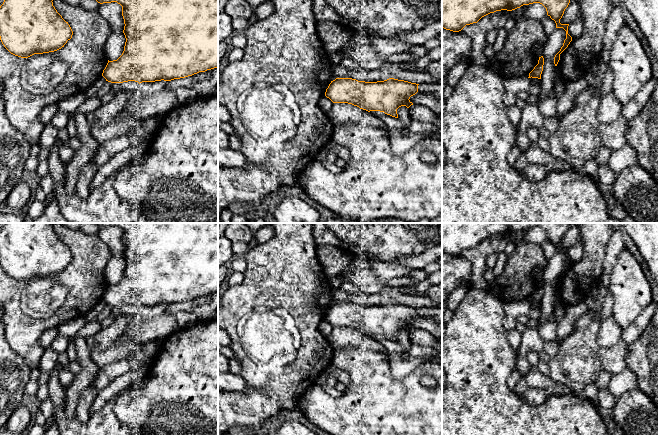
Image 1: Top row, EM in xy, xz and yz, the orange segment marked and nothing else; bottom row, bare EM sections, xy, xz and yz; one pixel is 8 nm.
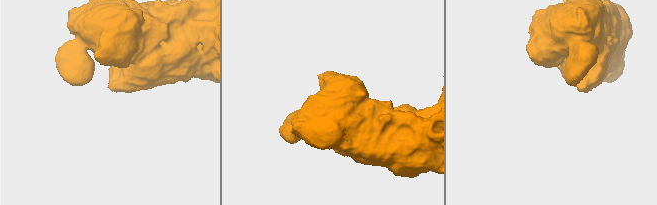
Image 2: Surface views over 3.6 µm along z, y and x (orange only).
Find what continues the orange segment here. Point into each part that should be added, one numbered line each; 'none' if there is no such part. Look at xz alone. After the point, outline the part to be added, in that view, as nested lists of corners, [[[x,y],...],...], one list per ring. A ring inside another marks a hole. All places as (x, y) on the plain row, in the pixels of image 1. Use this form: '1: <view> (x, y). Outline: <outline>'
none

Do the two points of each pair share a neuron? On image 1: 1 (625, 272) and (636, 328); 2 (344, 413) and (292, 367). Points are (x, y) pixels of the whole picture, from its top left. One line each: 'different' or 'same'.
1: different
2: different

